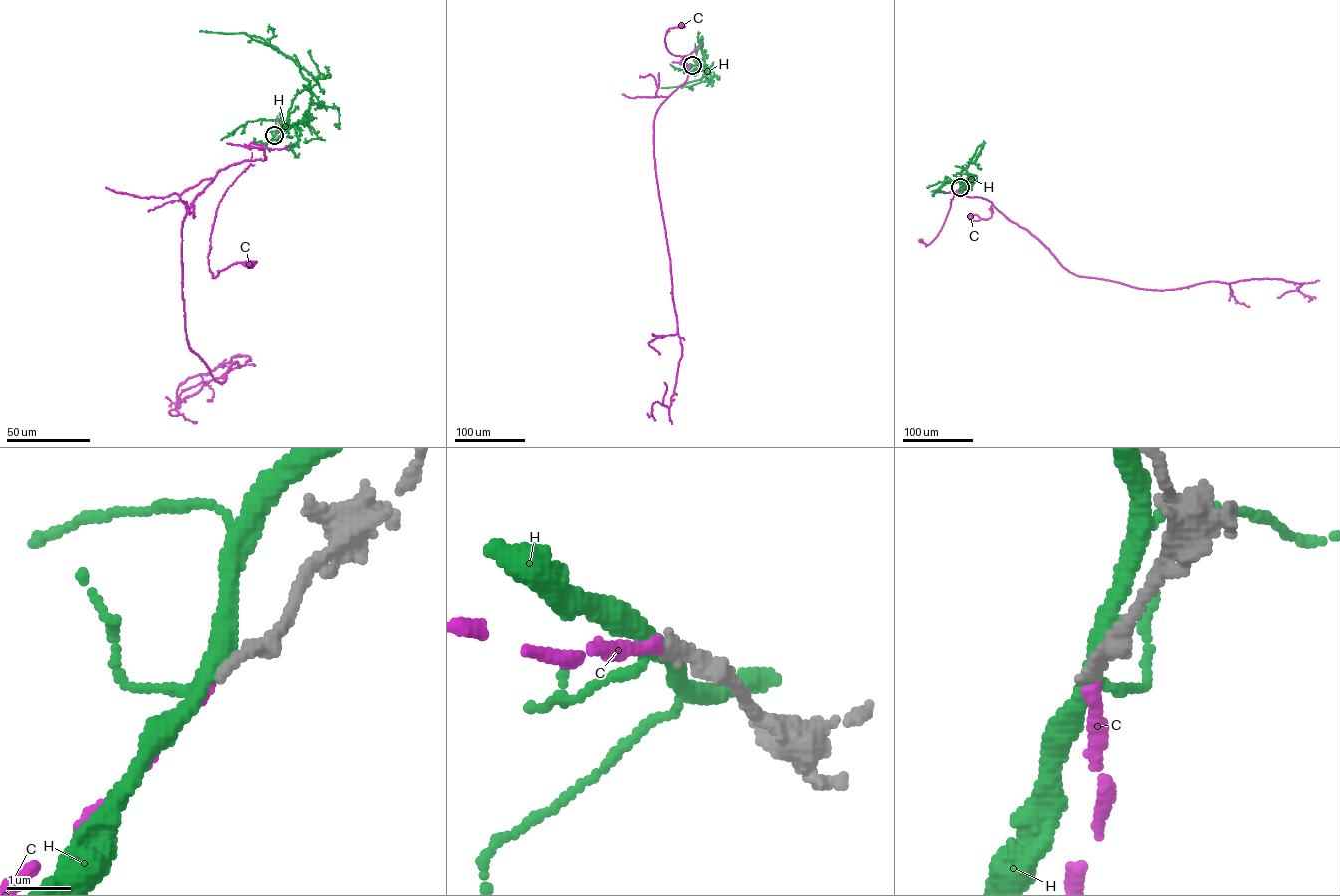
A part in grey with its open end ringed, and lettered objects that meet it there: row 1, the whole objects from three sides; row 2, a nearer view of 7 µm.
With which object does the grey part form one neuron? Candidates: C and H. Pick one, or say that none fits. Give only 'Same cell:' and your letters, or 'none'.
Same cell: C

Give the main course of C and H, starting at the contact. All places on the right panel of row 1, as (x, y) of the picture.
C: (960, 187), (961, 191), (954, 193), (936, 237), (926, 246), (921, 240)
H: (960, 187), (961, 171), (980, 145), (982, 148), (974, 163), (980, 151)

